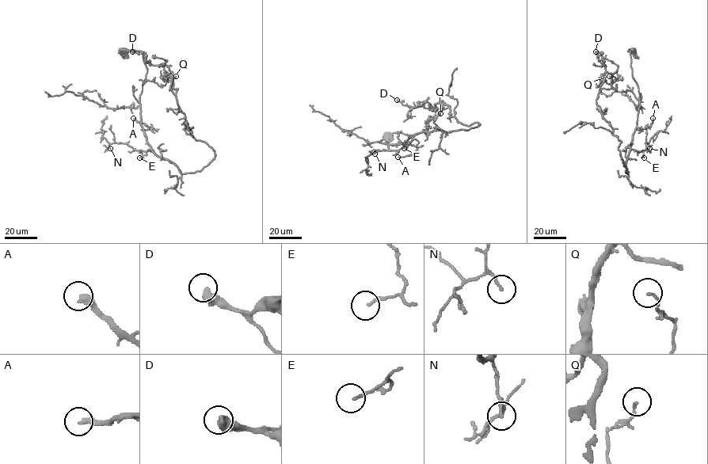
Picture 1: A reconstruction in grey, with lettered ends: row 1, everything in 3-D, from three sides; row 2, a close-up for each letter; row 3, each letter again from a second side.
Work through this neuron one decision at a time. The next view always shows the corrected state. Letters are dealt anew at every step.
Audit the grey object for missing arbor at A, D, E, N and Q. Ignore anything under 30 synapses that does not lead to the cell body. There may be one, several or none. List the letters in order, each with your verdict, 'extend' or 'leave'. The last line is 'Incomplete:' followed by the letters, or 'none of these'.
A: extend
D: leave
E: leave
N: leave
Q: leave
Incomplete: A

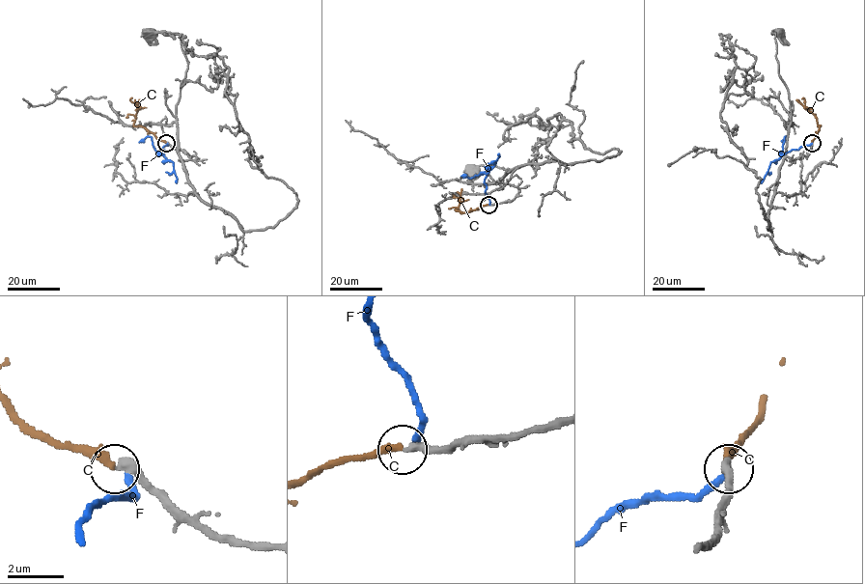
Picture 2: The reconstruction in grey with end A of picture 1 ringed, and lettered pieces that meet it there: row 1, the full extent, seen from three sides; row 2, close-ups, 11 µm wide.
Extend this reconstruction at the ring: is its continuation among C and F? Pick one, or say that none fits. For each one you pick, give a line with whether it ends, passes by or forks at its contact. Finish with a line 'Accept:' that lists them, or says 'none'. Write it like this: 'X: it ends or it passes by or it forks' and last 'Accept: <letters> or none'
C: it ends
Accept: C

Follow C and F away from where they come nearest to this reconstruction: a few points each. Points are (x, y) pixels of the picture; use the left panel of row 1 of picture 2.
C: (166, 143), (144, 127), (135, 125), (137, 107), (130, 99)
F: (167, 143), (162, 152), (173, 163), (177, 183)

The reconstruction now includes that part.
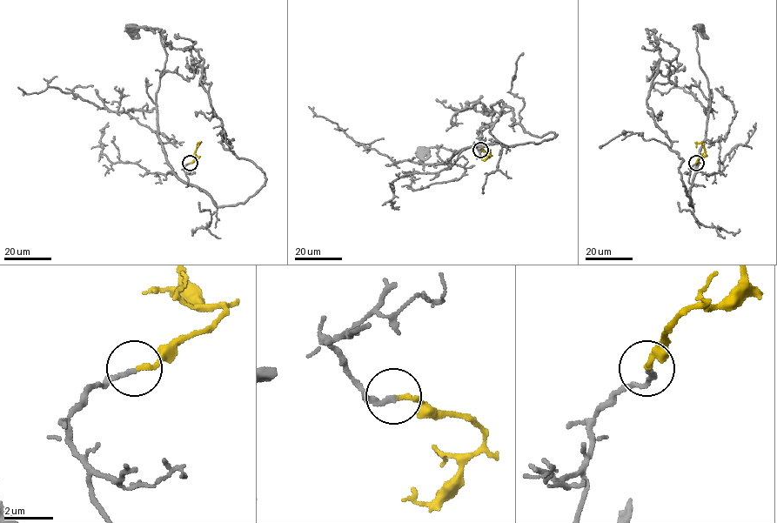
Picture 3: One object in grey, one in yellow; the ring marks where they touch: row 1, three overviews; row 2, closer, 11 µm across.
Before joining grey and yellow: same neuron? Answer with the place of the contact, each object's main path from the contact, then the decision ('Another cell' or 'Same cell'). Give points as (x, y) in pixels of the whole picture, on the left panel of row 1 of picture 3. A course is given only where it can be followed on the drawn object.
Place: (190, 163). Course of grey: (190, 163), (184, 183), (157, 132), (156, 97), (166, 58), (159, 30), (130, 28). Course of yellow: (190, 163), (198, 157), (194, 151), (199, 143), (197, 147). Same cell

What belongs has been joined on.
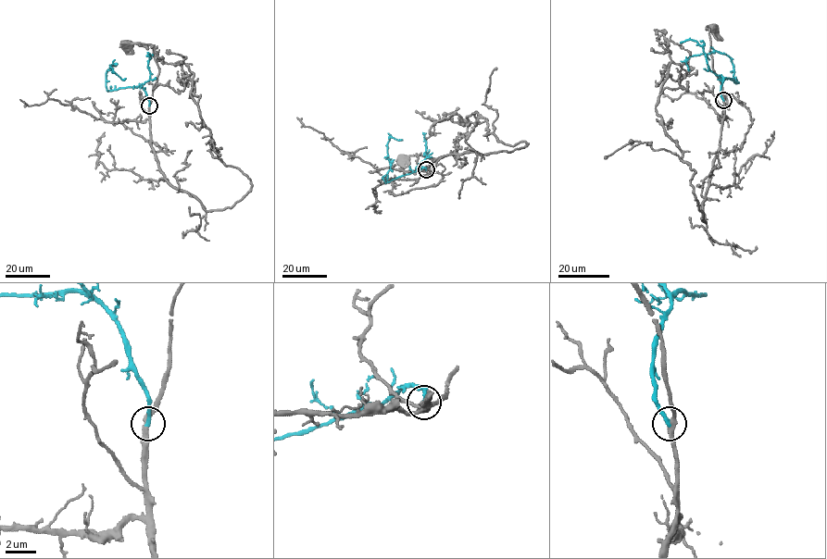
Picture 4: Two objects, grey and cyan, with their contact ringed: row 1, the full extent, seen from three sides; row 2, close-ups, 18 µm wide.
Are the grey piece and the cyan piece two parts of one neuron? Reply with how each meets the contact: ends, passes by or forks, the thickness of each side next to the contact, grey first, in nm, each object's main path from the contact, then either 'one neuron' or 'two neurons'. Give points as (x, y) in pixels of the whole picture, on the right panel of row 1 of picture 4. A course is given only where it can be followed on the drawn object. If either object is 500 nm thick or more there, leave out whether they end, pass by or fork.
grey passes by; cyan ends there; 320 nm thick on the grey side, 260 nm on the other; grey runs (723, 100), (721, 84), (713, 68), (708, 30), (707, 28), (714, 28); cyan runs (723, 100), (725, 78), (738, 82), (728, 55), (693, 55), (683, 61), (689, 68); one neuron

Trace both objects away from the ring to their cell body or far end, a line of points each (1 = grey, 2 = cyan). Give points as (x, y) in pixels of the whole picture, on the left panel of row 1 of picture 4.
1: (149, 105), (158, 72), (152, 46), (125, 43)
2: (149, 105), (146, 93), (139, 86), (107, 91), (106, 71), (115, 64), (111, 66), (125, 79)

